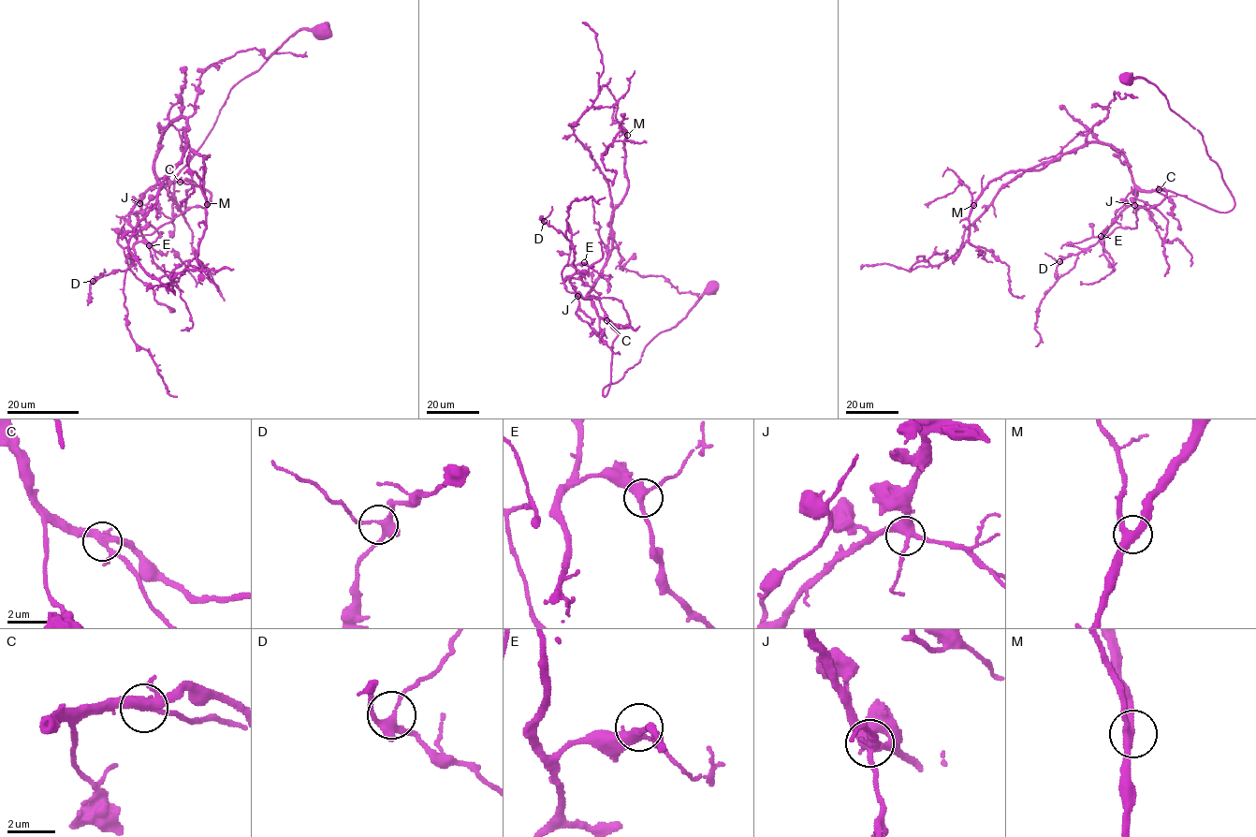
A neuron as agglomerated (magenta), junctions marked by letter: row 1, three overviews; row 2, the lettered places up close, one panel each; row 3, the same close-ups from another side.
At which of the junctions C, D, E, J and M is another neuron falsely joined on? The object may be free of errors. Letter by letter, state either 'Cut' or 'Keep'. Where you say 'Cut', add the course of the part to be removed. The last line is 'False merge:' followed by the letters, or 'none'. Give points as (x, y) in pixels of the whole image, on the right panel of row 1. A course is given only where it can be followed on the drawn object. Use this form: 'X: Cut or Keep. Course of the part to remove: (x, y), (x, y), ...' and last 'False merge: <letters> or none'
C: Keep
D: Keep
E: Keep
J: Keep
M: Keep
False merge: none

